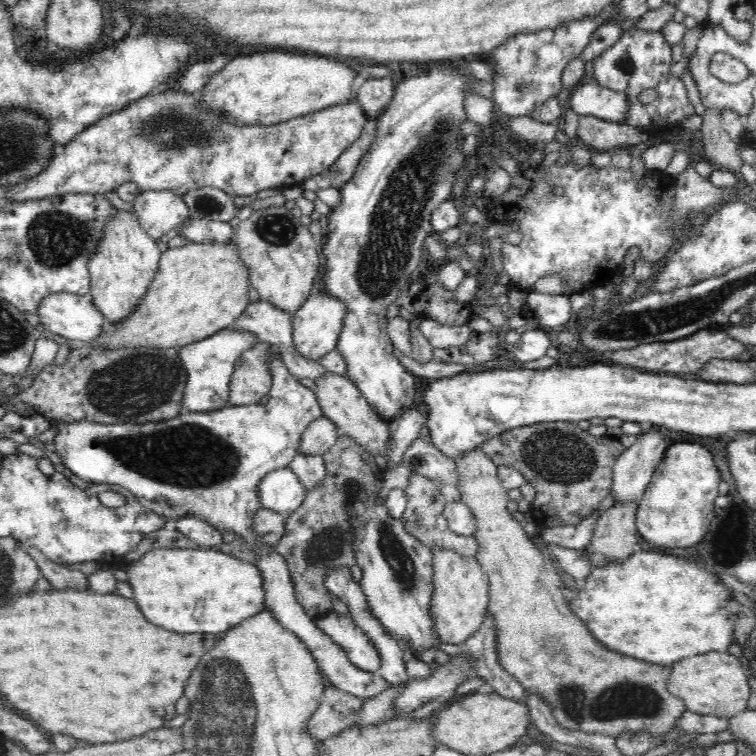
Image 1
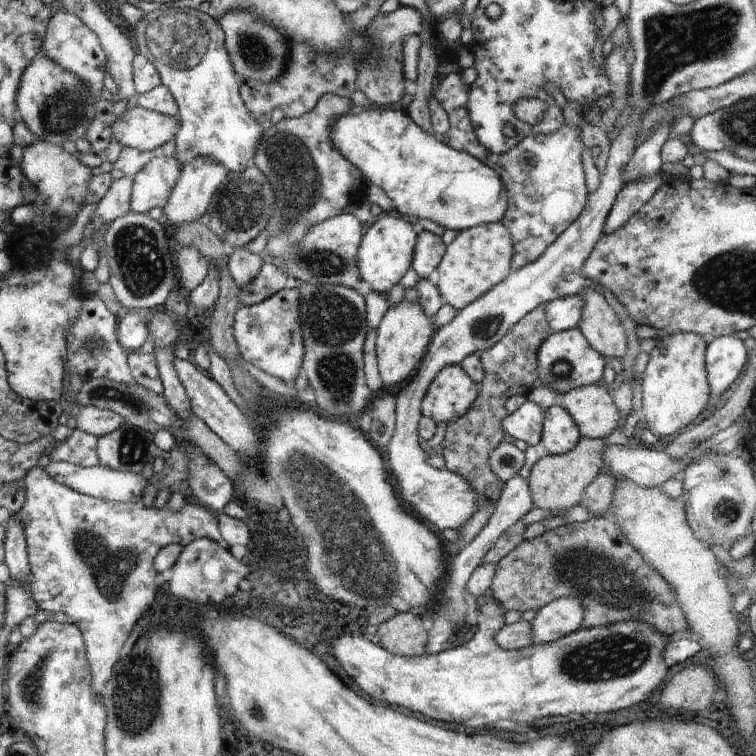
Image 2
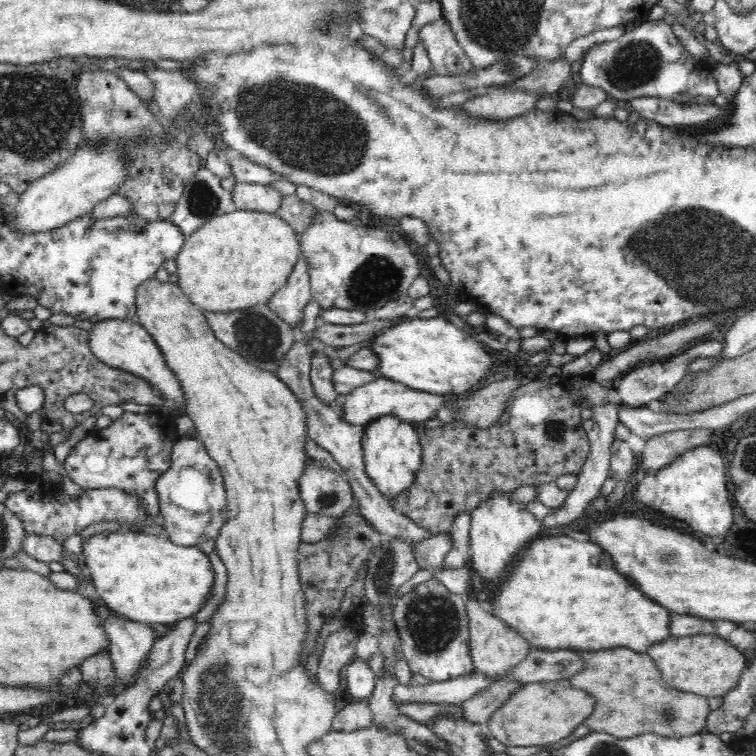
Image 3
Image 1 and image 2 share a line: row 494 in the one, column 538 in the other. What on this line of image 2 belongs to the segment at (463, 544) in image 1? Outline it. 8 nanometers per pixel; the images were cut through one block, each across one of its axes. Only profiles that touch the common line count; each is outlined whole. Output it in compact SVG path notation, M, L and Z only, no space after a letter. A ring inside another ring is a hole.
M525 401L502 421L505 434L536 446L542 440L544 410L536 403Z

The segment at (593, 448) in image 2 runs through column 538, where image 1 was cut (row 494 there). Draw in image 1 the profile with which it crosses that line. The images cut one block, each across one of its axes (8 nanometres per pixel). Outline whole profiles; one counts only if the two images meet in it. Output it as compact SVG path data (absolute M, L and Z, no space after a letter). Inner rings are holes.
M476 448L471 452L465 453L460 457L456 457L456 470L458 471L459 483L457 484L457 490L460 492L461 502L470 508L470 511L476 518L476 528L473 537L478 543L477 559L480 562L480 566L486 573L489 584L489 605L487 608L487 614L491 614L493 619L496 620L496 634L497 634L497 650L498 657L500 658L500 664L529 692L530 694L537 694L550 708L554 718L564 727L570 730L582 731L588 734L598 733L608 736L617 736L620 733L626 731L648 731L650 735L661 735L670 732L673 728L673 724L682 716L682 713L686 710L686 705L681 698L674 696L670 690L667 689L666 678L670 676L670 668L662 668L662 666L654 666L654 664L648 664L646 662L638 662L634 658L626 658L622 654L616 654L612 650L606 650L600 642L596 642L594 634L590 634L588 626L572 612L570 609L570 602L566 601L564 592L560 588L564 586L562 578L558 574L558 567L554 567L552 559L548 555L544 555L538 547L534 545L528 533L524 530L523 524L520 524L516 518L512 517L511 512L507 510L508 503L508 491L502 486L500 477L498 476L496 463L488 457L488 455L482 452L482 449Z

